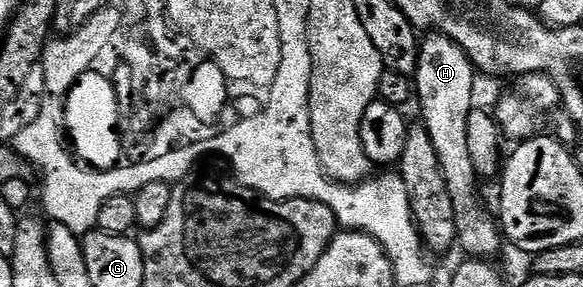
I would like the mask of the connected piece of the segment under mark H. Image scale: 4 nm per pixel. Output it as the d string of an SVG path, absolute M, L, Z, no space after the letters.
M434 33L421 40L418 67L414 70L412 82L417 98L422 98L421 122L428 129L428 137L432 137L432 145L436 145L436 157L440 157L439 169L444 173L444 181L456 209L456 243L459 248L462 246L467 251L467 256L490 261L504 247L504 236L499 224L492 215L490 220L489 213L478 200L480 176L476 173L472 157L468 153L468 113L476 107L474 75L476 76L474 64L448 36Z

